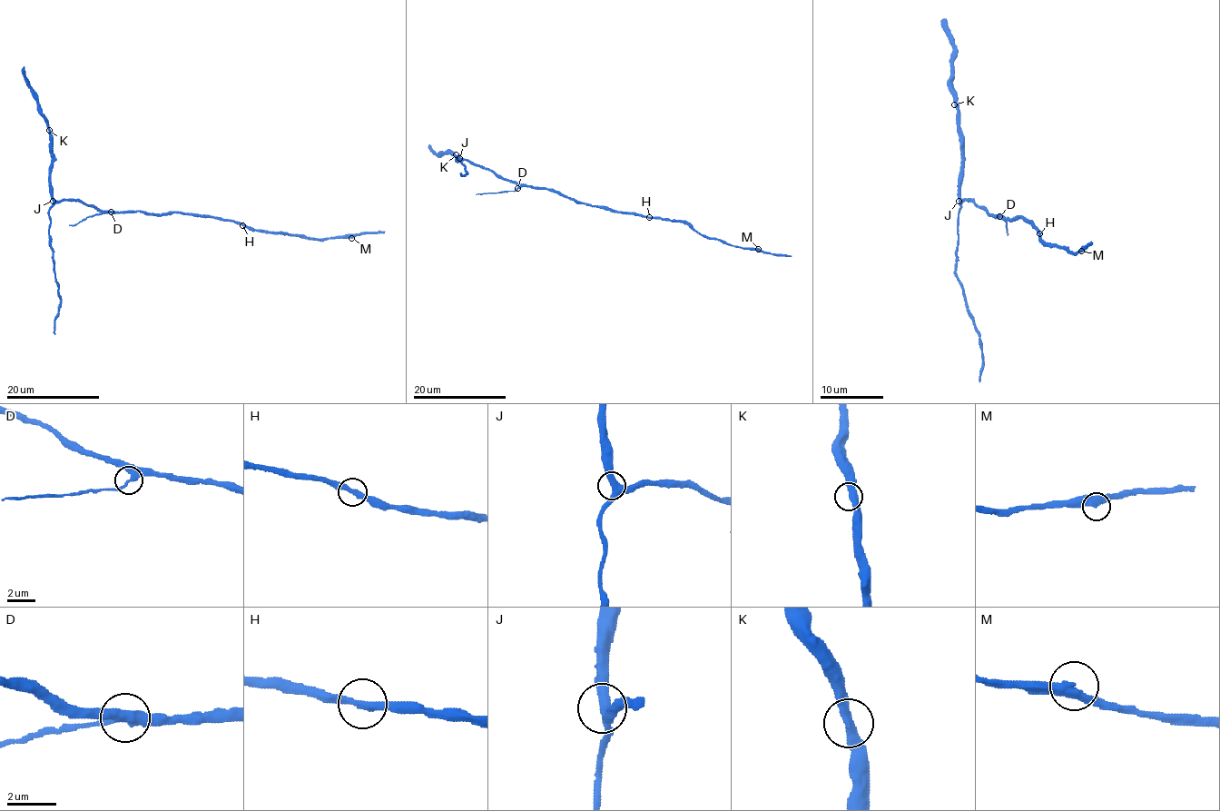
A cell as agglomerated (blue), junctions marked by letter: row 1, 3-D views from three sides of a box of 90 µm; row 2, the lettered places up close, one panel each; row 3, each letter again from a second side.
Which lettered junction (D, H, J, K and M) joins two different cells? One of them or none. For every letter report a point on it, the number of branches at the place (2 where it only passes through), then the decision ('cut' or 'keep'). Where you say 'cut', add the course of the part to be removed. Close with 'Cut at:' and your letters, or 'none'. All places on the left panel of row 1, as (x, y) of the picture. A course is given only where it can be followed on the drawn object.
D: at (111, 212); 3 branches meet; cut; foreign part runs (111, 212), (88, 215), (77, 223), (69, 225)
H: at (242, 225); 2 branches meet; keep
J: at (53, 201); 3 branches meet; keep
K: at (49, 130); 2 branches meet; keep
M: at (351, 238); 2 branches meet; keep
Cut at: D

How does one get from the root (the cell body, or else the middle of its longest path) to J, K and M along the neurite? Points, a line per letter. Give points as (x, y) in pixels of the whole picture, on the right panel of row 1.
J: (1009, 218), (990, 215), (973, 201), (959, 201)
K: (1009, 218), (990, 215), (973, 201), (960, 201), (960, 127), (959, 110), (954, 104)
M: (1009, 218), (1020, 216), (1029, 221), (1046, 243), (1057, 244), (1070, 252), (1081, 251)

